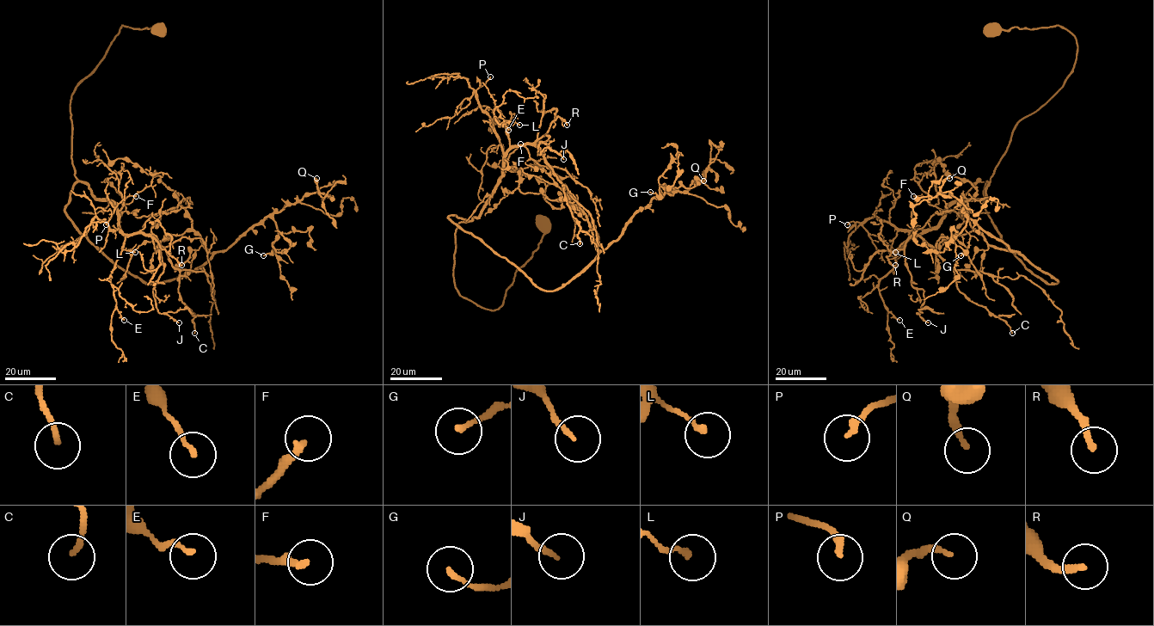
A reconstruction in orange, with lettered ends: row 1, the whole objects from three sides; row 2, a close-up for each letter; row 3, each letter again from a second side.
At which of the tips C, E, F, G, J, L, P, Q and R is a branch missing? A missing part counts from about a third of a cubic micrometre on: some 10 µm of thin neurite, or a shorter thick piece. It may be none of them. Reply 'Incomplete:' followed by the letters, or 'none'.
Incomplete: F

